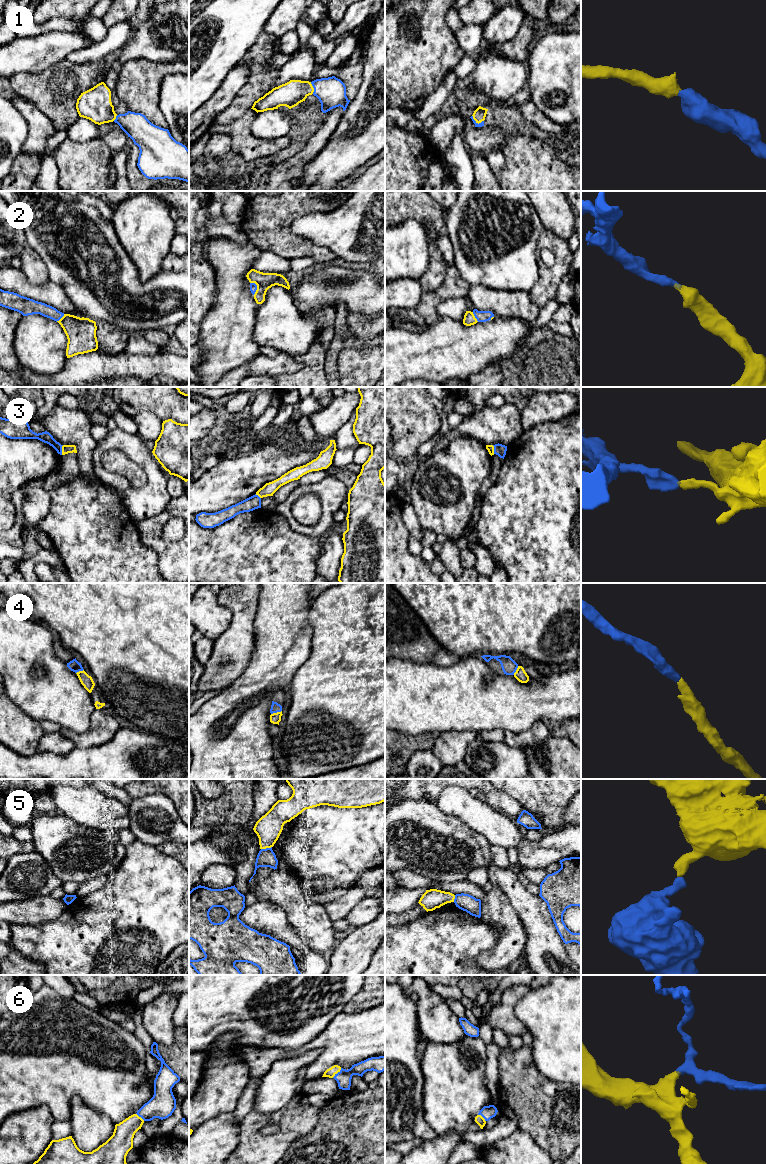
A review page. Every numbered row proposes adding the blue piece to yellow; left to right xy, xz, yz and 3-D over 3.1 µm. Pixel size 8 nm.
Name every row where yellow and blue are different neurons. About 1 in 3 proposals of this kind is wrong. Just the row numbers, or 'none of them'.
3, 5

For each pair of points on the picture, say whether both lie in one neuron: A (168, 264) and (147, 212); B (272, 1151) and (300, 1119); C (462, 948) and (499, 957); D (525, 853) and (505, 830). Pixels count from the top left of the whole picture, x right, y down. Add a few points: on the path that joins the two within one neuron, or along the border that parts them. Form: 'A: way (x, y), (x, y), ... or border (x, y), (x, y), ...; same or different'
A: border (169, 252), (162, 262), (162, 268); different
B: way (277, 1143), (292, 1127); same
C: border (496, 934), (496, 943), (478, 956), (477, 964); different
D: border (522, 838), (516, 847); different

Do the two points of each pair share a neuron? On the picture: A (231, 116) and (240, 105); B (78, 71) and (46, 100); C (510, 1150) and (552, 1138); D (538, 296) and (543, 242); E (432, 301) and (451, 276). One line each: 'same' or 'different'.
A: same
B: same
C: different
D: same
E: same

